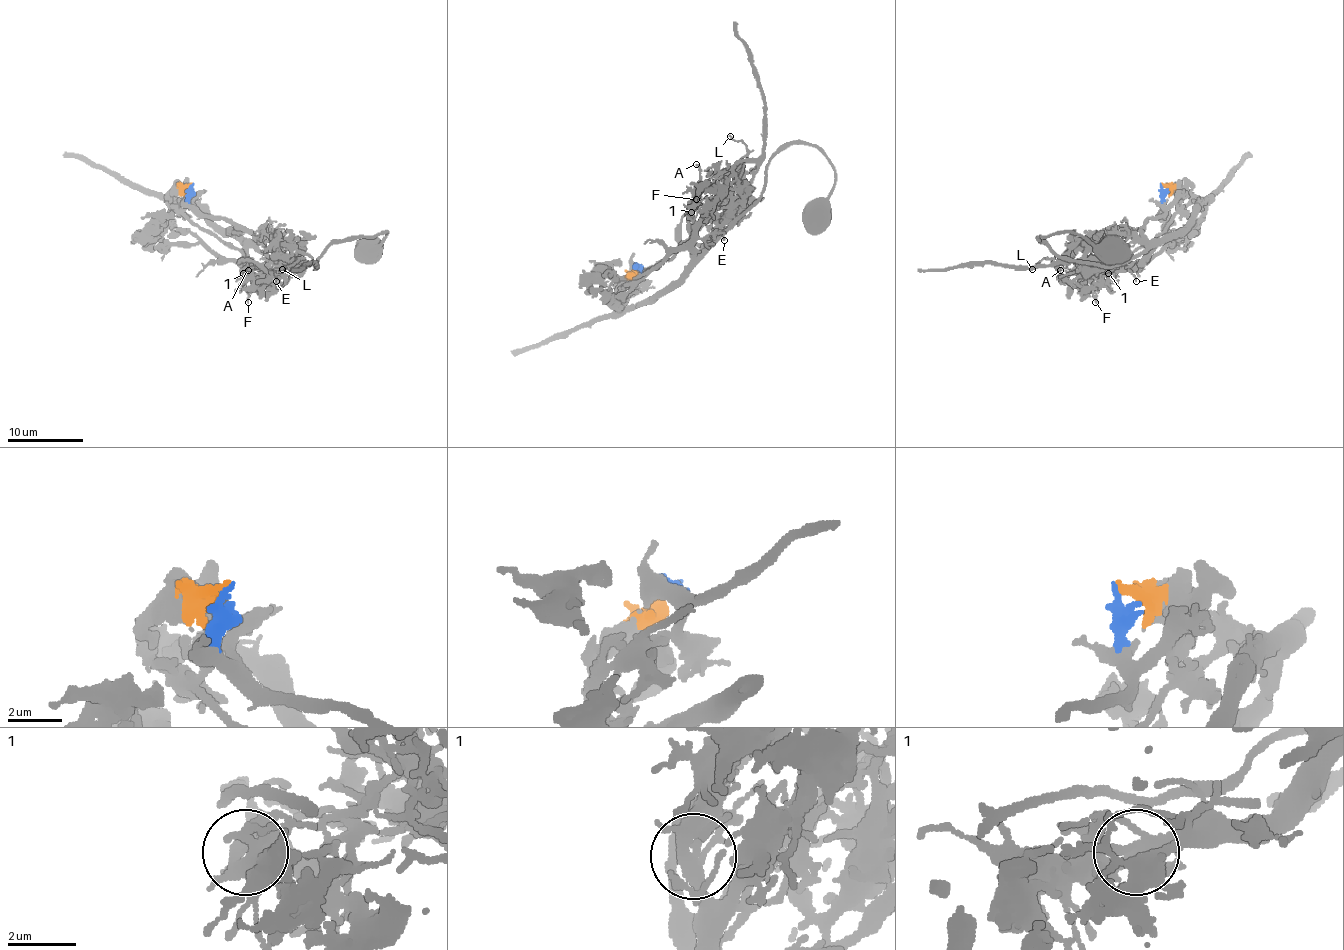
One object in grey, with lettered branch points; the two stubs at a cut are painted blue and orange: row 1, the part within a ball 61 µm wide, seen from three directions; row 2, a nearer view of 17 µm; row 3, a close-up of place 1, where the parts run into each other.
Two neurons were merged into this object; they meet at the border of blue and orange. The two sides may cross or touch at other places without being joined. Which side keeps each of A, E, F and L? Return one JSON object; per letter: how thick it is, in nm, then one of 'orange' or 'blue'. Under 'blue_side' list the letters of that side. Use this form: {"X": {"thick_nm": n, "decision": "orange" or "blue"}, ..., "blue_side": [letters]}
{"A": {"thick_nm": 160, "decision": "blue"}, "E": {"thick_nm": 140, "decision": "blue"}, "F": {"thick_nm": 140, "decision": "orange"}, "L": {"thick_nm": 130, "decision": "orange"}, "blue_side": ["A", "E"]}

